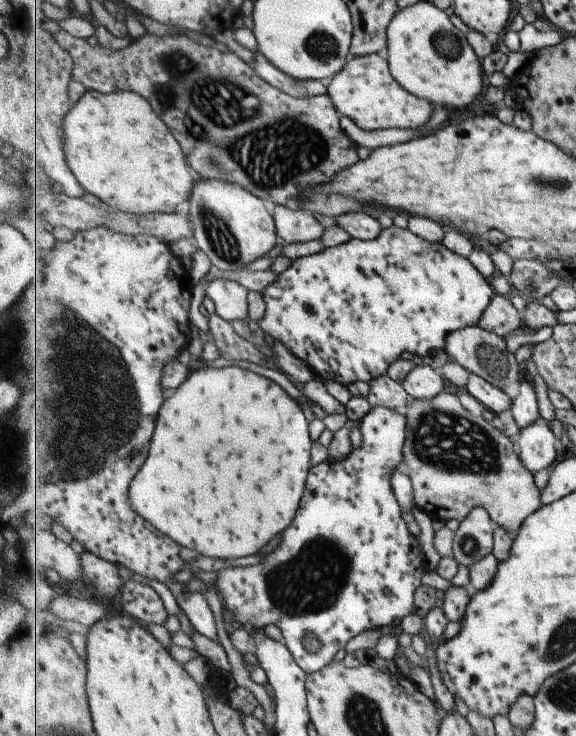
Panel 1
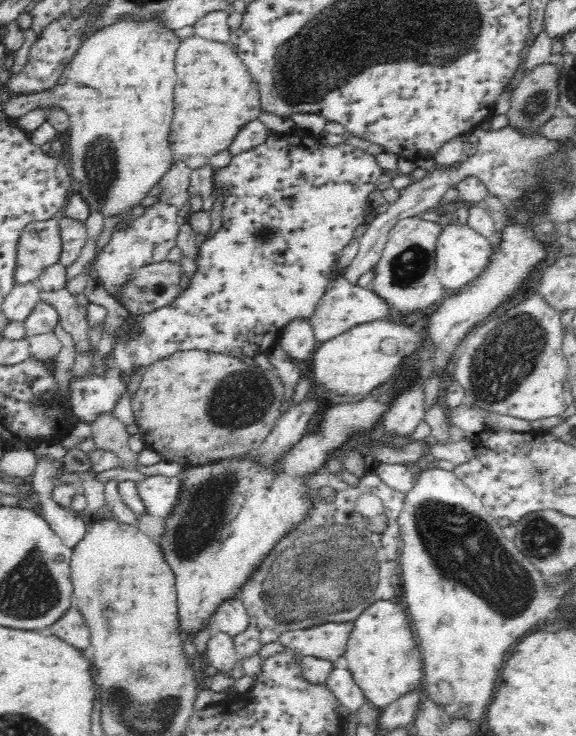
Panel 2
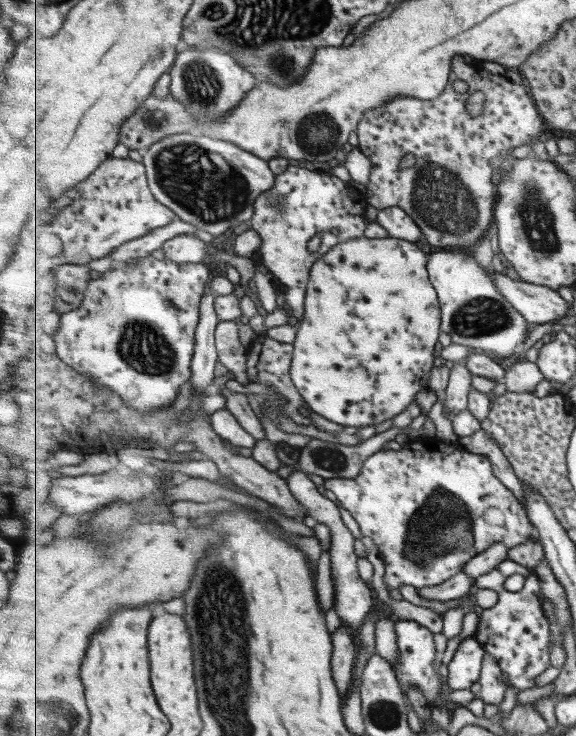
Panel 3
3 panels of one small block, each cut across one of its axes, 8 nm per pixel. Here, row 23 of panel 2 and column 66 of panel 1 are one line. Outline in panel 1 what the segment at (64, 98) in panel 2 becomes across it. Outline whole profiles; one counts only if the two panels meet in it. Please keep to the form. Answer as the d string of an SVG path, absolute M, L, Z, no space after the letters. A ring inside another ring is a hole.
M87 91L79 102L73 102L65 116L65 156L69 168L83 188L98 197L102 203L138 215L172 213L181 202L189 201L195 178L189 170L189 160L181 150L177 138L169 126L155 114L152 104L144 96L133 91L117 91L103 94Z

